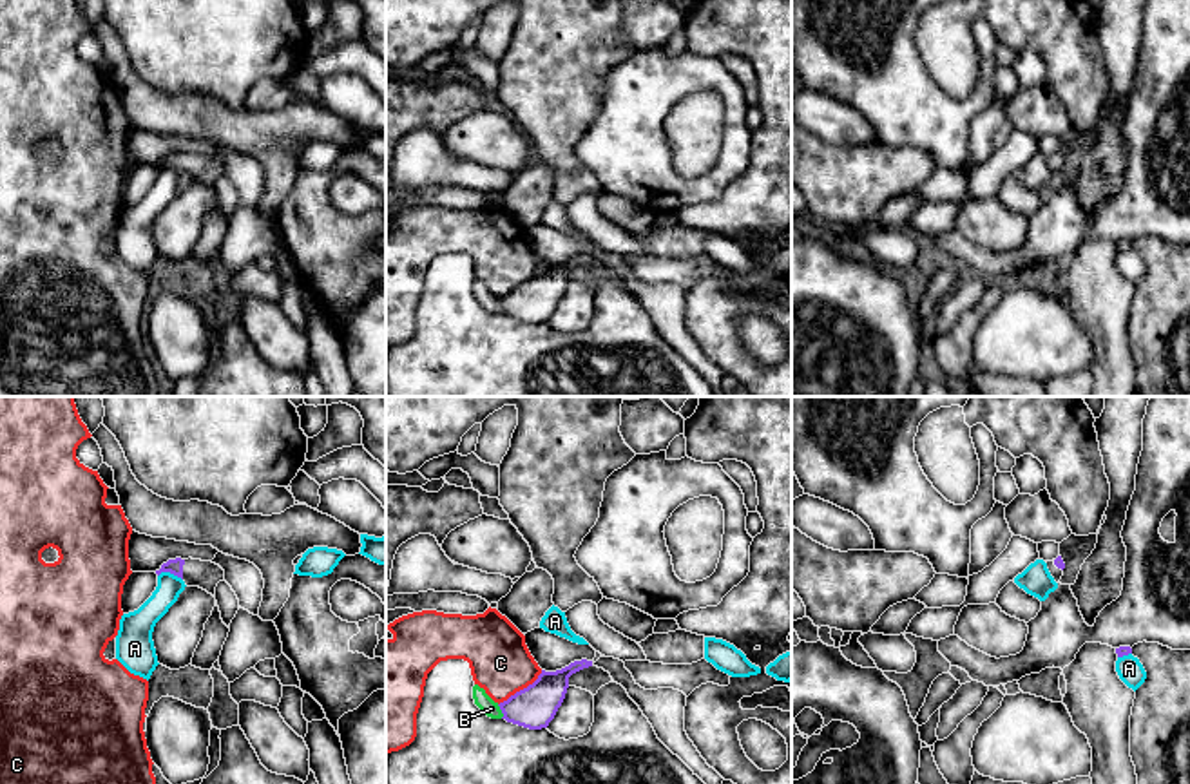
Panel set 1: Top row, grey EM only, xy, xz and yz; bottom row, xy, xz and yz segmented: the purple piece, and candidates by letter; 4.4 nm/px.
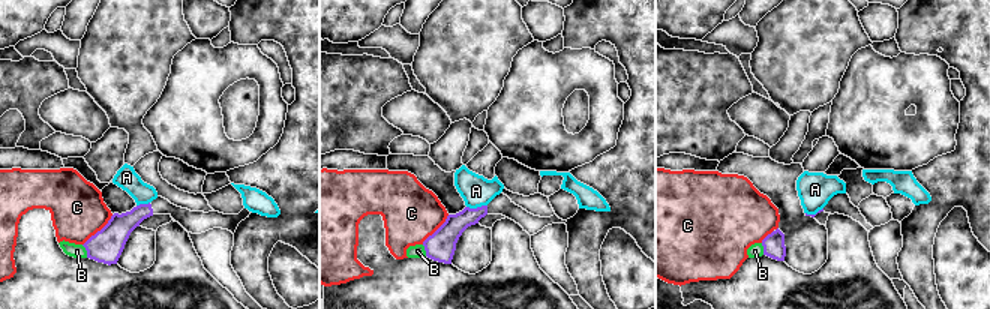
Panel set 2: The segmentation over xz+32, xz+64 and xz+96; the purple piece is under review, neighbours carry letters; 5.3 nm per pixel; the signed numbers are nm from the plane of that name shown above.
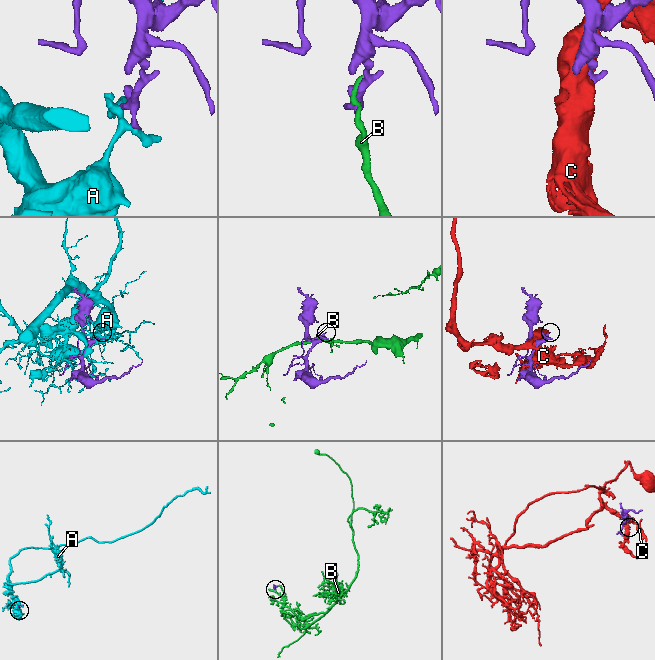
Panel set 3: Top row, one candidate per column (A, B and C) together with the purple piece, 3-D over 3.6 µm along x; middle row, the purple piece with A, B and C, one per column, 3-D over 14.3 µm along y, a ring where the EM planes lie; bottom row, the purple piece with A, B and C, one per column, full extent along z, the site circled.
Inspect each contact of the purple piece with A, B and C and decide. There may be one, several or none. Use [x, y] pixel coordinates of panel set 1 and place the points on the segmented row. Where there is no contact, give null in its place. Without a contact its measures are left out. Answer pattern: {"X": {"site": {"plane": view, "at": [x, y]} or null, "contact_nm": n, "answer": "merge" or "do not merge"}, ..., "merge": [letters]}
{"A": {"site": {"plane": "xy", "at": [171, 573]}, "contact_nm": 110, "answer": "do not merge"}, "B": {"site": {"plane": "xz", "at": [502, 712]}, "contact_nm": 70, "answer": "do not merge"}, "C": {"site": {"plane": "xz", "at": [520, 690]}, "contact_nm": 260, "answer": "do not merge"}, "merge": []}

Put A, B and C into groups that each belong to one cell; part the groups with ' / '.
A / B / C

